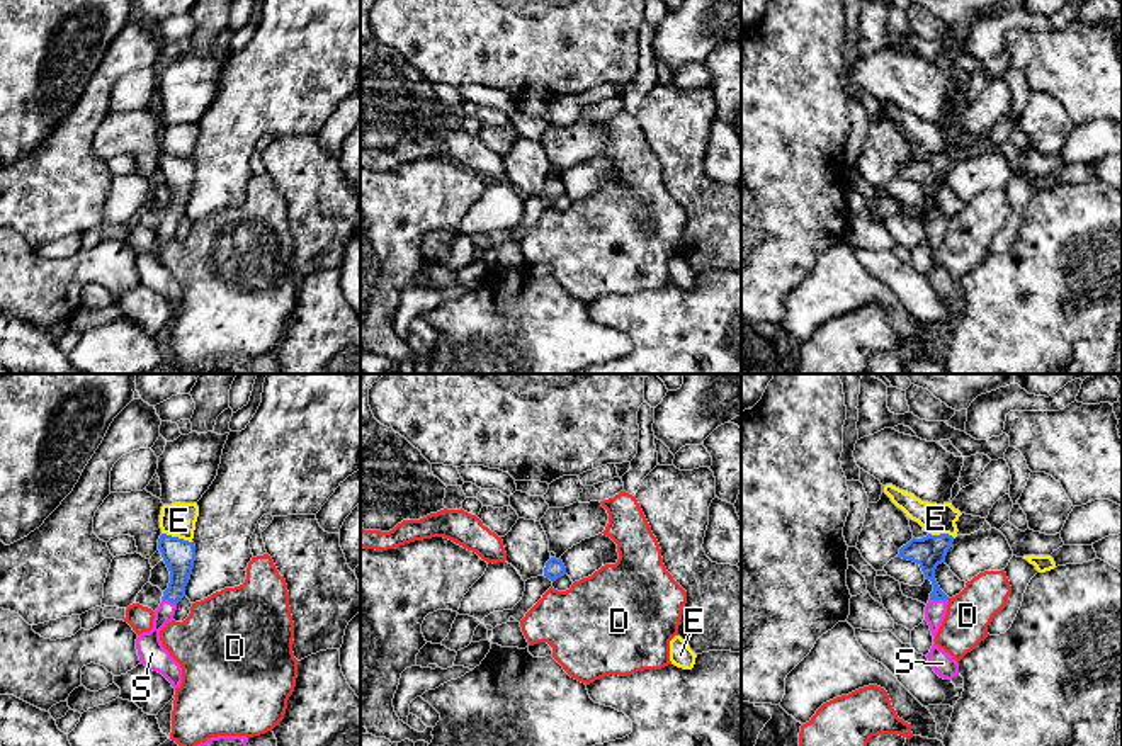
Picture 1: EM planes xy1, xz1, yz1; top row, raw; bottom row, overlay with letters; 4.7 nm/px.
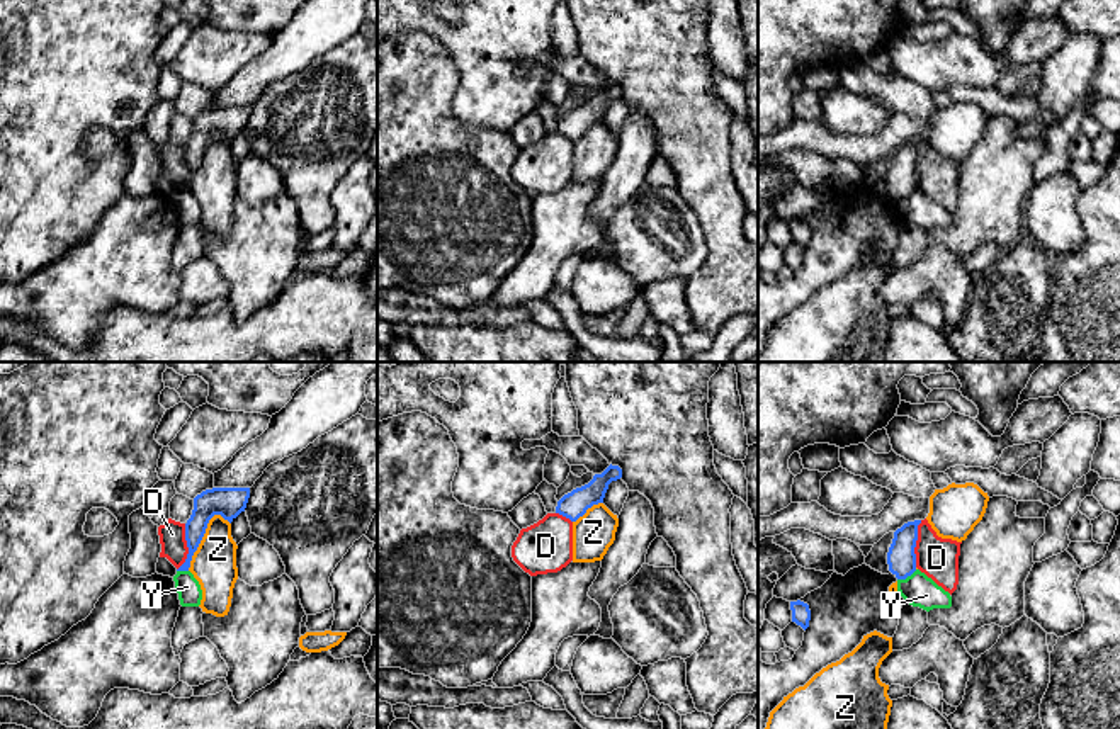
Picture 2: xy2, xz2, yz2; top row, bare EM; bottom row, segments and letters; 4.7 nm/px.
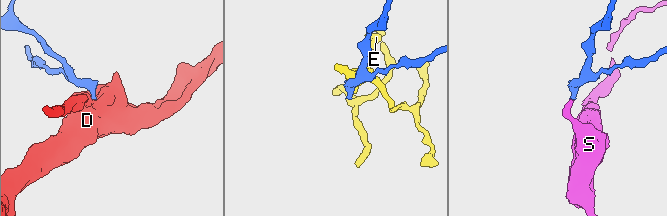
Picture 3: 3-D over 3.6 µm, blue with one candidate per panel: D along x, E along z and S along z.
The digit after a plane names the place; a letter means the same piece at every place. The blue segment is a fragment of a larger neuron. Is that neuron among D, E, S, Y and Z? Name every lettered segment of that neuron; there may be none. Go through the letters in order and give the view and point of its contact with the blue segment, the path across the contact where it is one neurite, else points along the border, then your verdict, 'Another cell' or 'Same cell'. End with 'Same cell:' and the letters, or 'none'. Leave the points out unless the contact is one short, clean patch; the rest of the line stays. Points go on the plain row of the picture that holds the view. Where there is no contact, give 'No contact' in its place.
D: Touches blue at yz2 (915, 163). Boundary: yz2 (922, 140), (916, 150), (915, 186). Another cell
E: Touches blue at xy1 (177, 157). Boundary: xy1 (162, 152), (191, 162). Another cell
S: Touches blue at yz1 (939, 218). Path across: yz1 (930, 170), (930, 196), (939, 218), (935, 230). Same cell
Y: Touches blue at yz2 (906, 196). Boundary: yz2 (916, 189), (898, 199). Another cell
Z: Touches blue at xy2 (201, 158). Another cell
Same cell: S

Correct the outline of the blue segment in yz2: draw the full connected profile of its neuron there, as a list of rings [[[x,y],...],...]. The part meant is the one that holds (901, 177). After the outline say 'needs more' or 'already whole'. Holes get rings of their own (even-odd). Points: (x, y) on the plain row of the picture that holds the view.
[[[921,139],[908,141],[894,151],[892,163],[887,172],[889,190],[897,199],[906,199],[916,190],[916,160]]]; already whole

